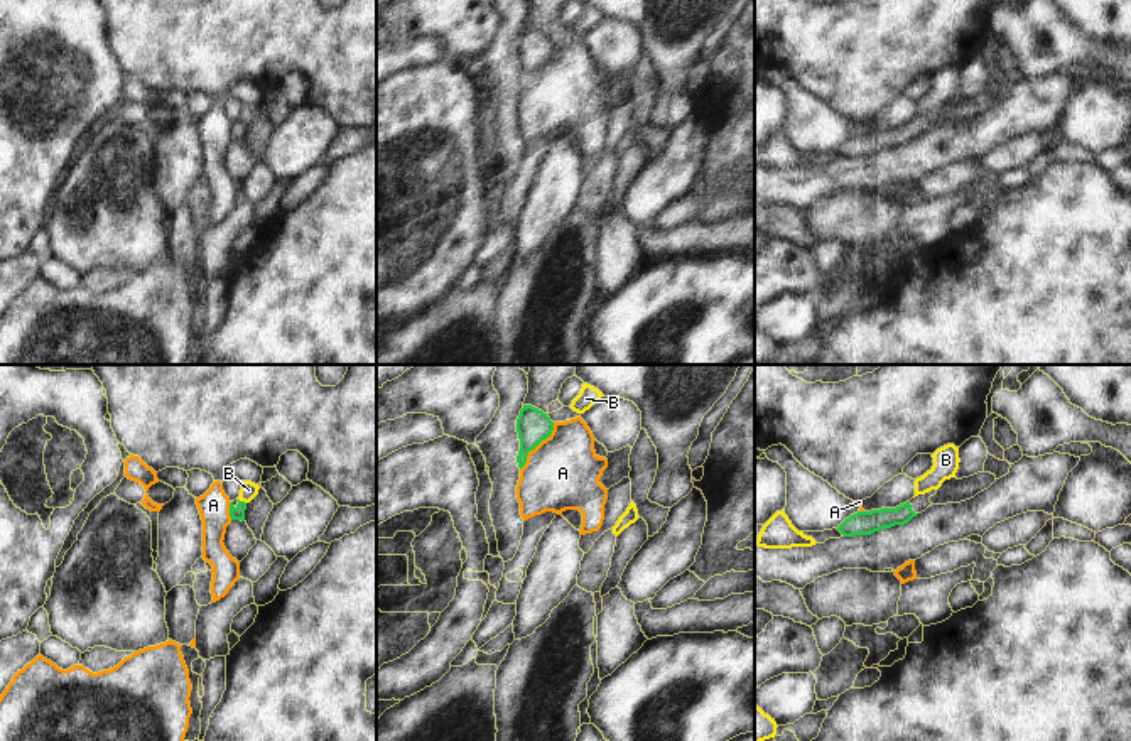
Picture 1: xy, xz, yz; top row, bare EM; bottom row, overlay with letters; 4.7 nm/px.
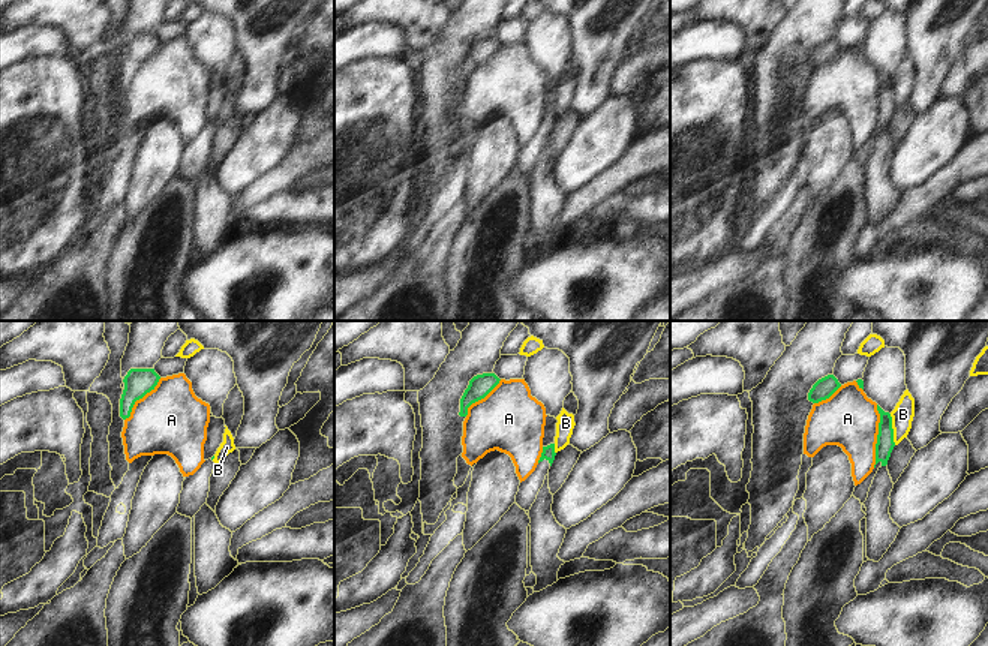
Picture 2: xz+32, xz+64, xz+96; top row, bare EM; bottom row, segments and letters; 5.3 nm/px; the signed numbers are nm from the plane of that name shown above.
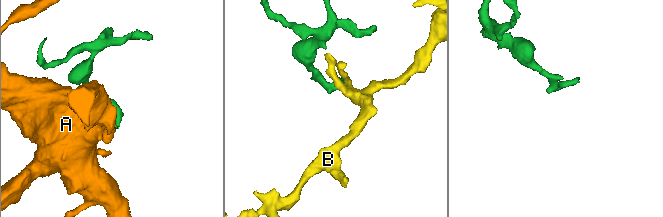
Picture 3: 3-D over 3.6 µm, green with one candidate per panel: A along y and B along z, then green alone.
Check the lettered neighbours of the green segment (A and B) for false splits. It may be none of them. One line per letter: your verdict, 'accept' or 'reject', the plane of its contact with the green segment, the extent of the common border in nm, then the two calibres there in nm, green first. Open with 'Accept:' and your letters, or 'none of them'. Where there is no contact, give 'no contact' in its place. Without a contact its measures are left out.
Accept: none of them
A: reject | xz | 280 nm | 160/360 nm
B: reject | xy | 50 nm | 60/80 nm

